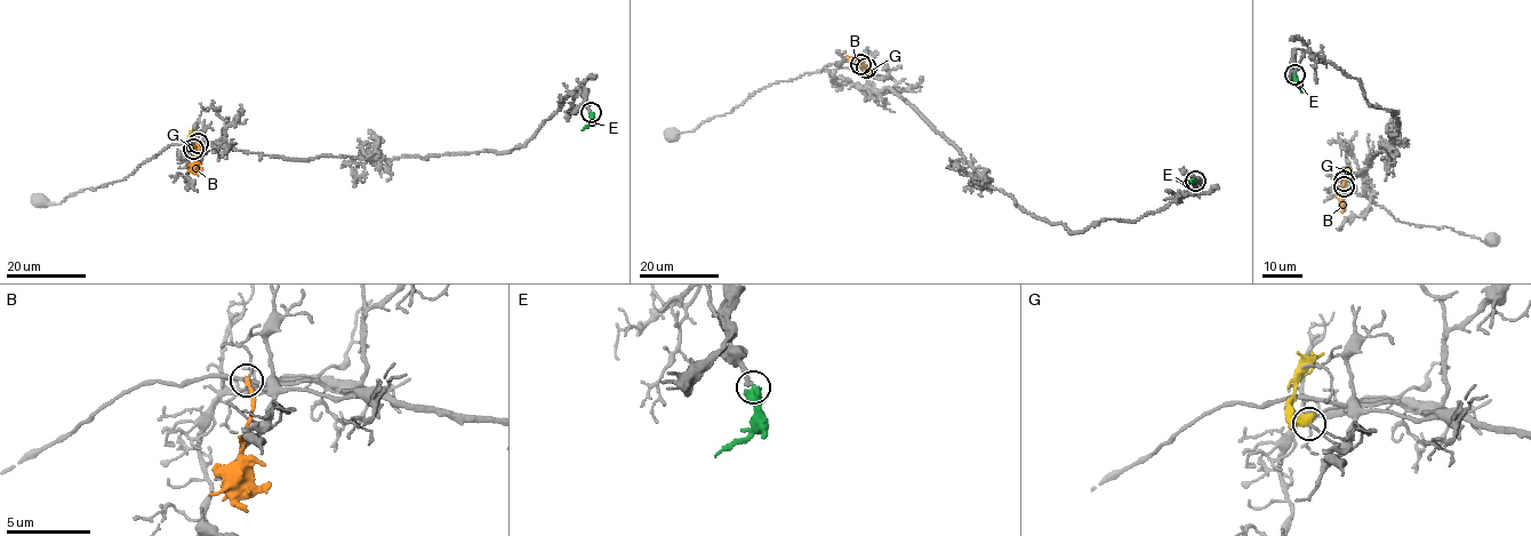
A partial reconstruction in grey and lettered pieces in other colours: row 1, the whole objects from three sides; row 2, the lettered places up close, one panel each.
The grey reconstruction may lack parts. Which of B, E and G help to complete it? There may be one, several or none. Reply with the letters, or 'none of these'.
E

